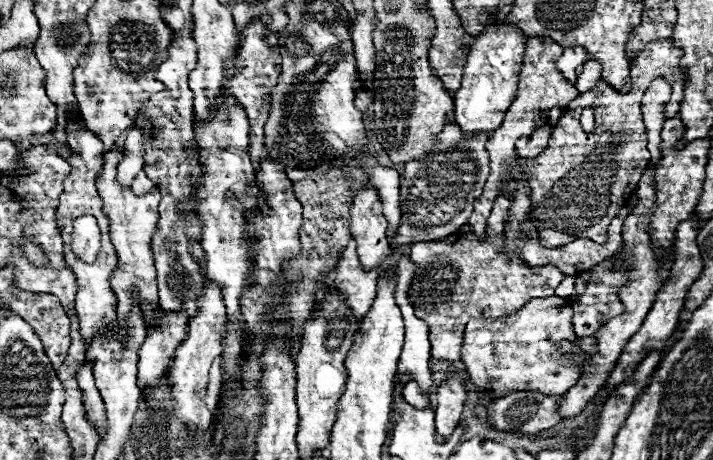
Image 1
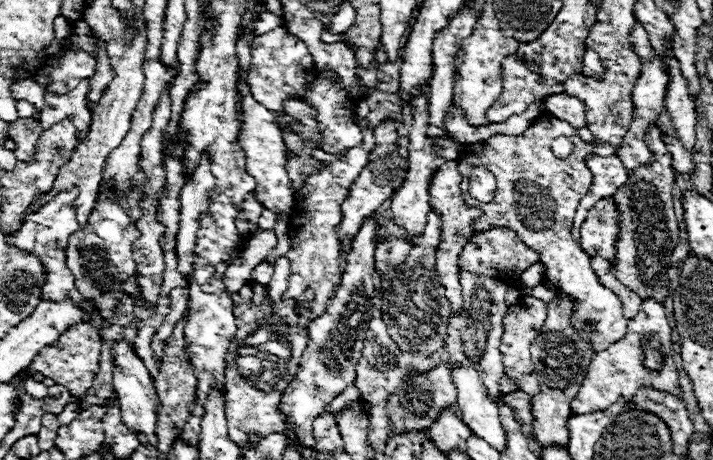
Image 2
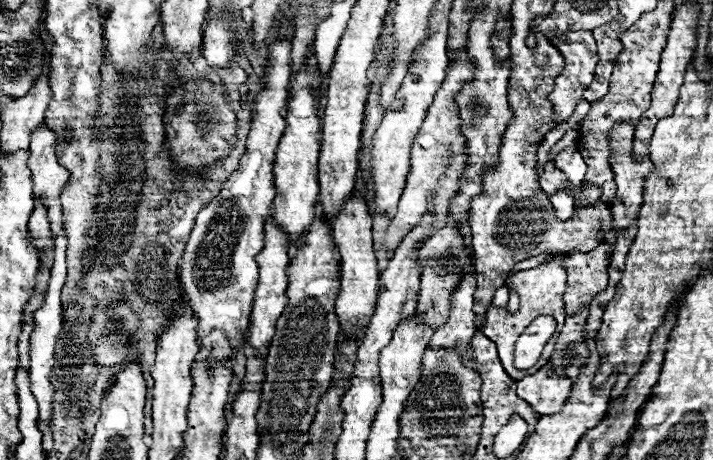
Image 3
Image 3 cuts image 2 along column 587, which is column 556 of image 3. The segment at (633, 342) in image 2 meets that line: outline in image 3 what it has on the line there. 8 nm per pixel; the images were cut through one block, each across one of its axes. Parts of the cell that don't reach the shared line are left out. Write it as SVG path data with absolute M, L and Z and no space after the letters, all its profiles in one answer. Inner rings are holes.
M546 364L536 374L530 374L518 382L518 396L526 400L540 414L558 414L570 396L572 384L552 372Z

